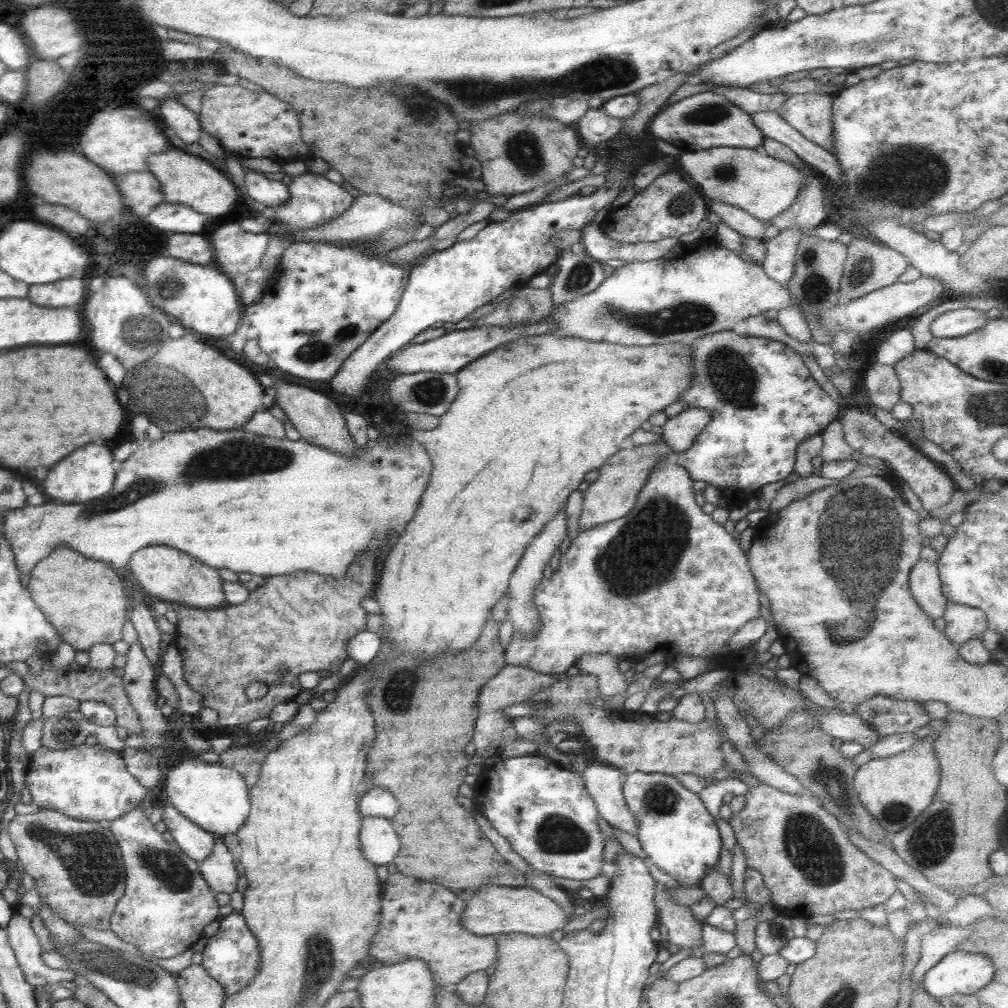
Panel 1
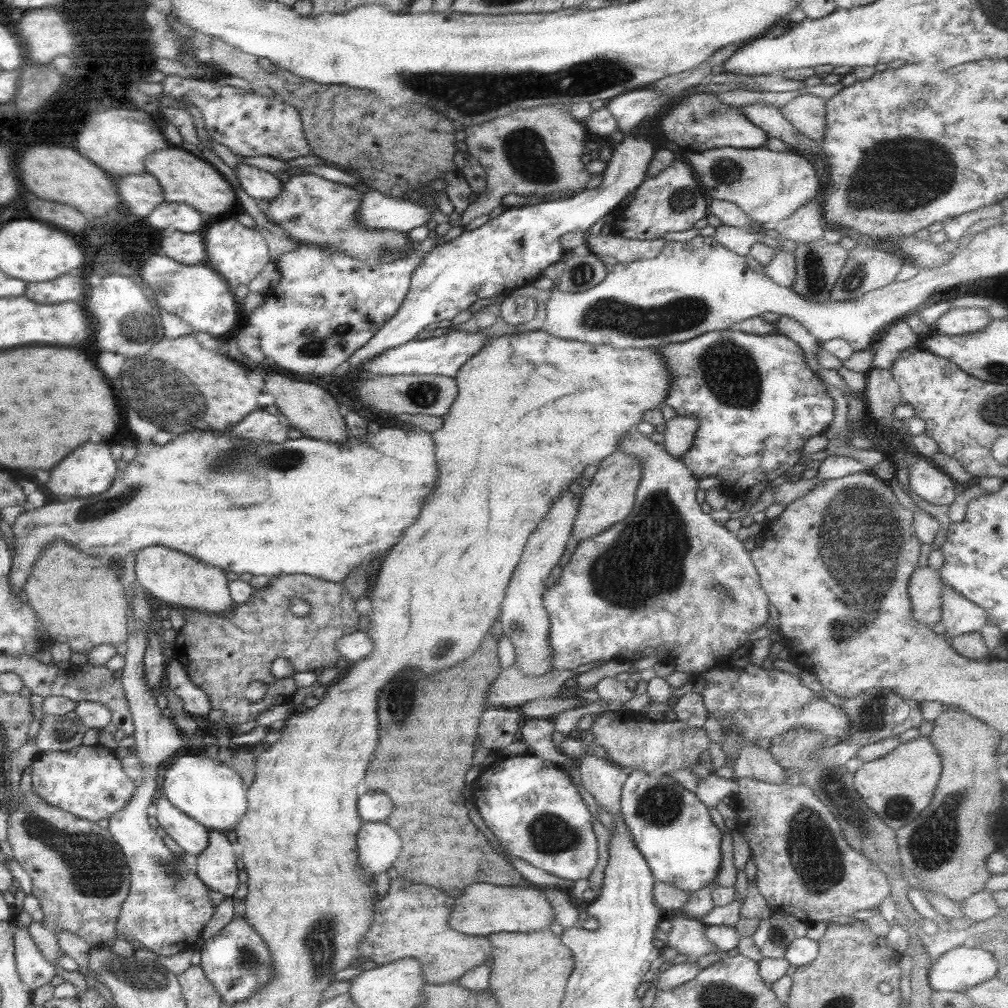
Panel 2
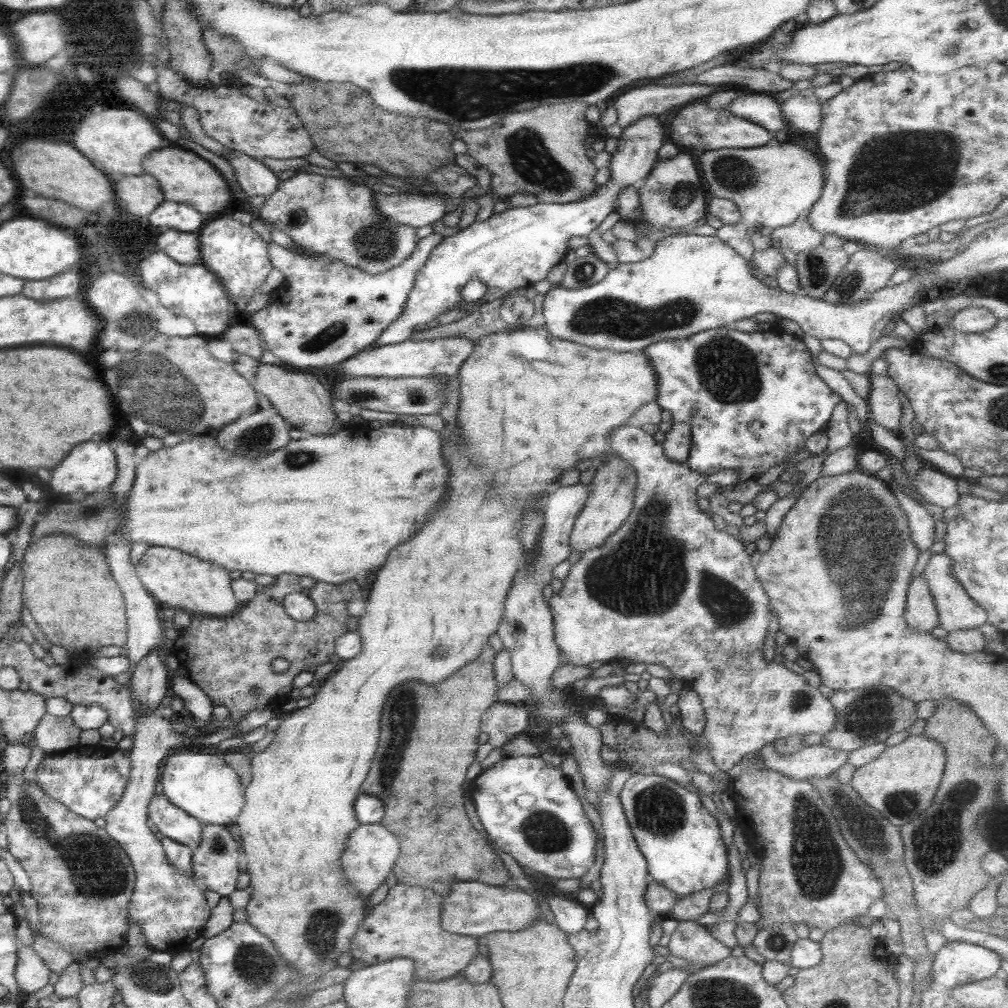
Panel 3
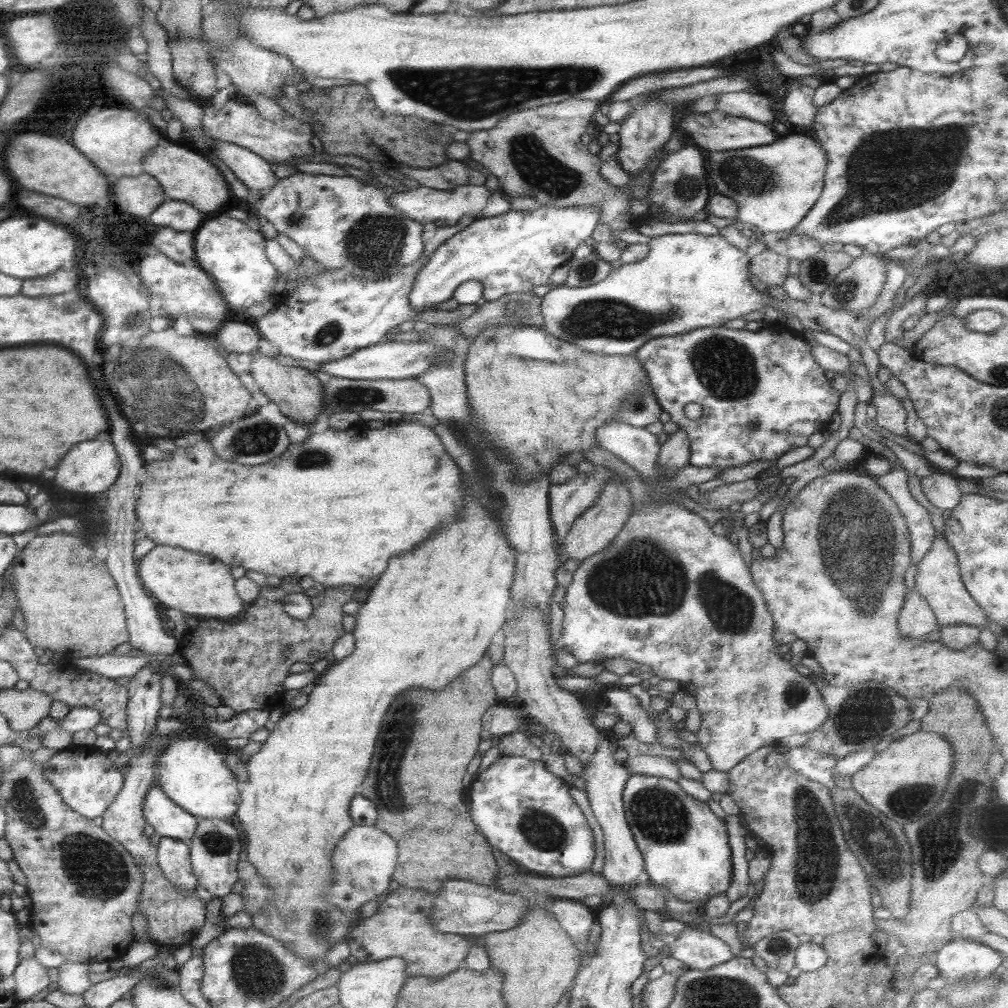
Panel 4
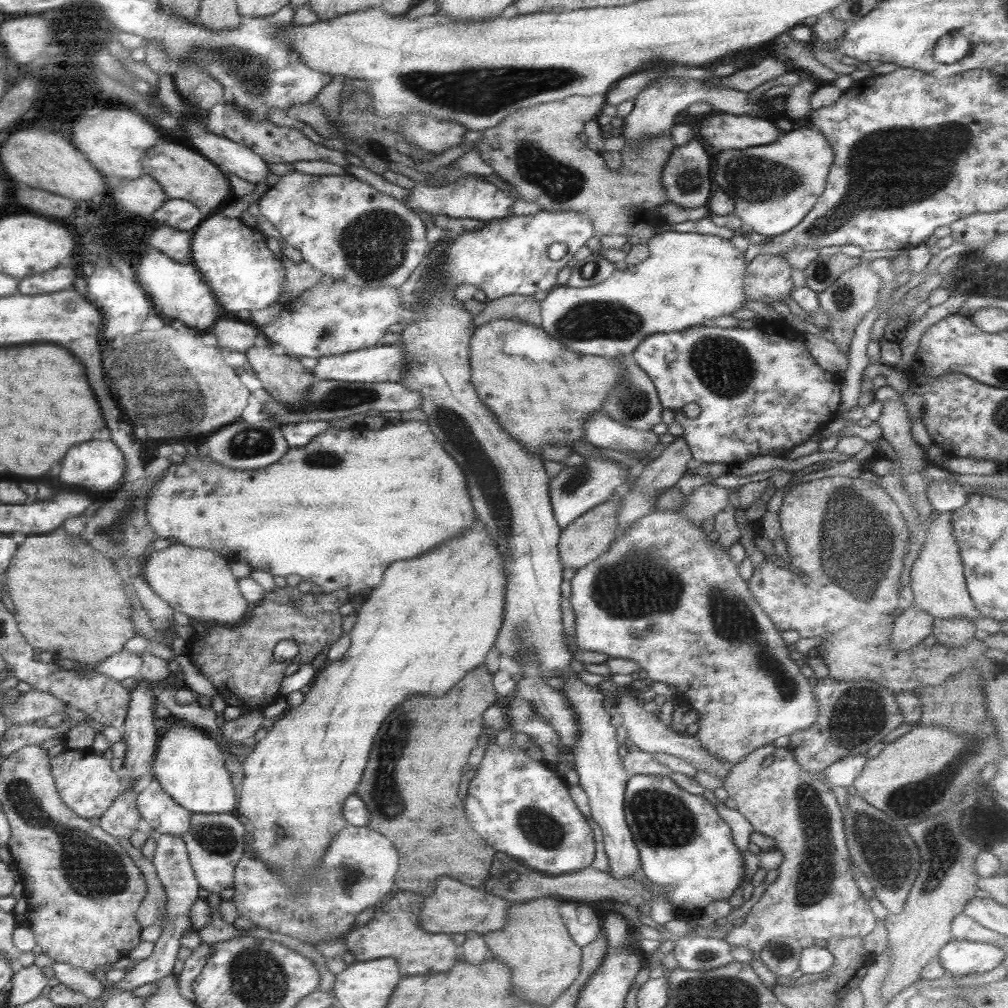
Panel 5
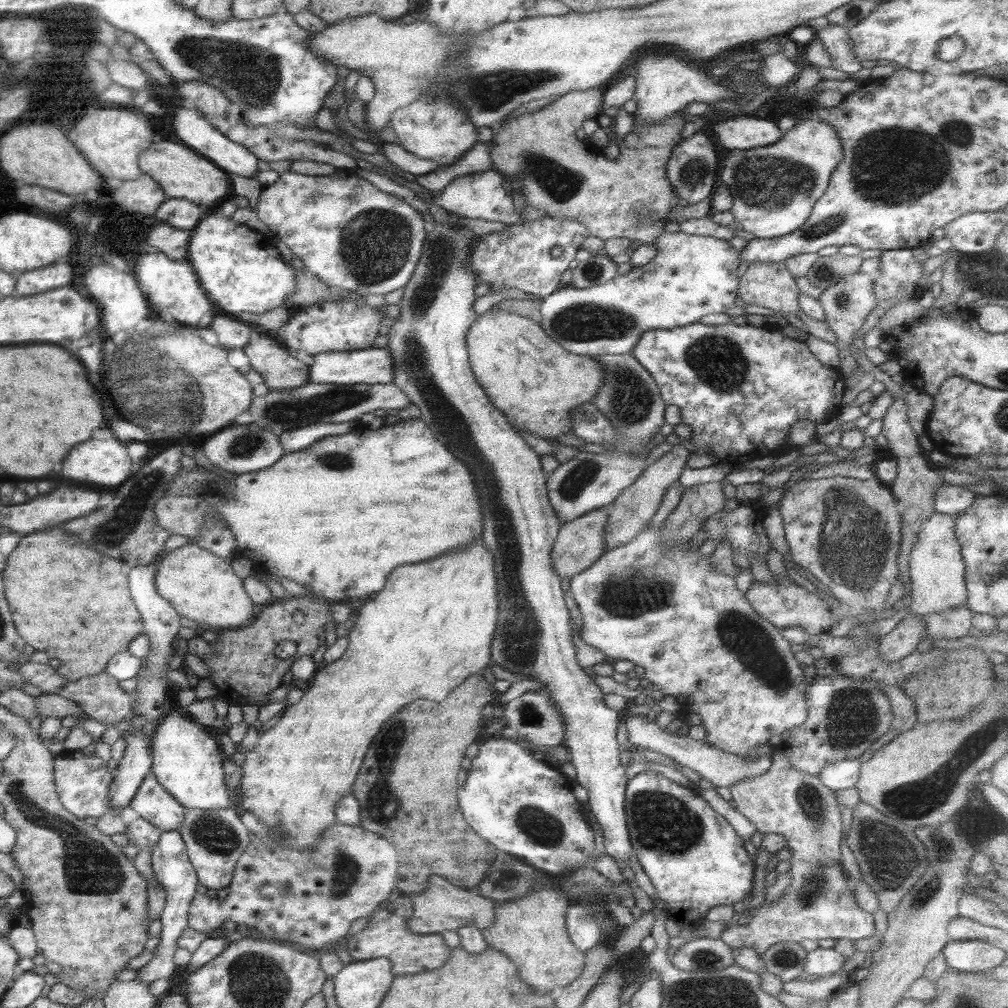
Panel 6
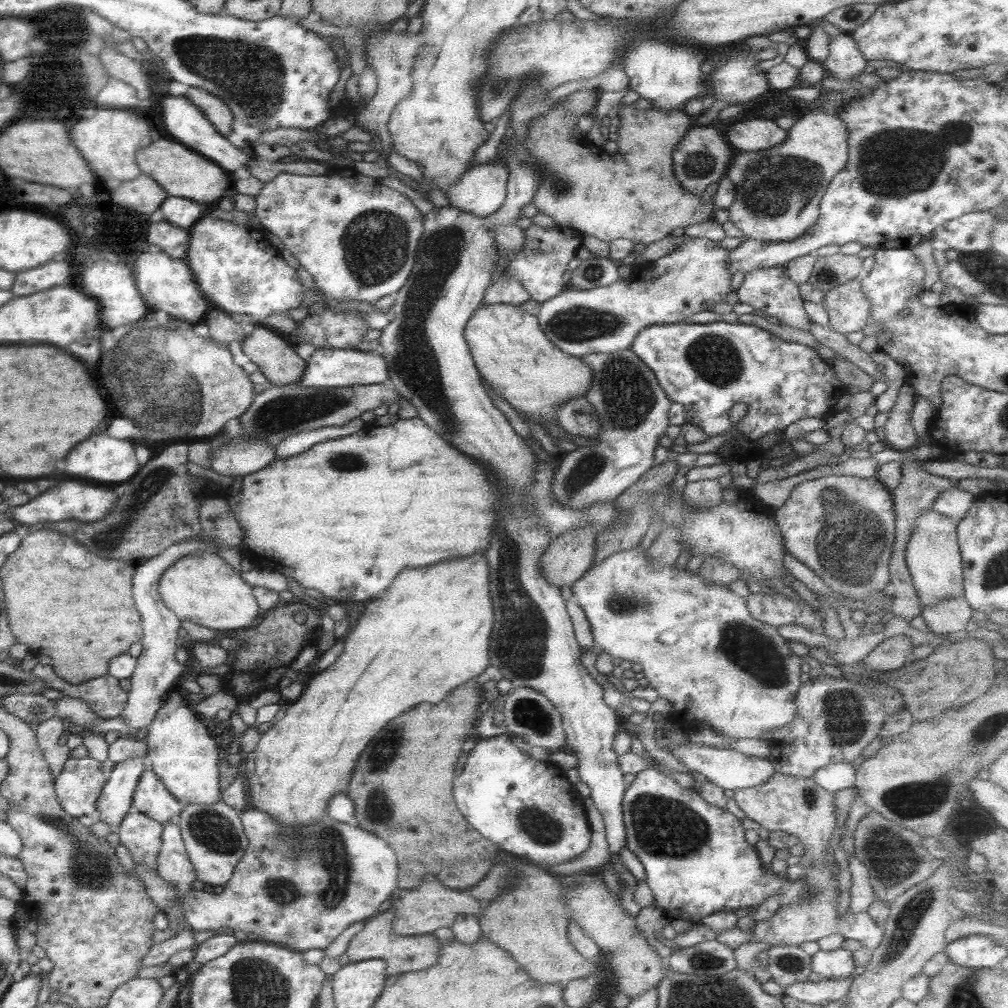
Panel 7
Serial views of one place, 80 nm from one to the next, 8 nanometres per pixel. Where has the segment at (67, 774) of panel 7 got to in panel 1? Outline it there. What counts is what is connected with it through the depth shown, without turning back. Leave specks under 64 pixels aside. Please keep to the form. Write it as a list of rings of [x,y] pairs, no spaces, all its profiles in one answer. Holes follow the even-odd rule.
[[[79,744],[66,750],[49,750],[43,746],[29,756],[24,783],[31,796],[31,804],[39,809],[55,811],[78,821],[98,823],[100,820],[110,822],[121,814],[129,812],[133,807],[145,802],[143,800],[147,788],[141,786],[124,767],[123,759],[118,751],[106,750],[94,746]]]

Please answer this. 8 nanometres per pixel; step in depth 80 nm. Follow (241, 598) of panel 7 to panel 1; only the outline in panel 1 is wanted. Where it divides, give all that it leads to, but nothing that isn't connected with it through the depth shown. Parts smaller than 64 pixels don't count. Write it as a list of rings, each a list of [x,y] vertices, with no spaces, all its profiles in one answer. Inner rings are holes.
[[[146,546],[129,557],[127,568],[141,592],[151,594],[166,604],[173,602],[196,609],[219,609],[227,605],[217,570],[205,566],[180,550],[168,546]]]

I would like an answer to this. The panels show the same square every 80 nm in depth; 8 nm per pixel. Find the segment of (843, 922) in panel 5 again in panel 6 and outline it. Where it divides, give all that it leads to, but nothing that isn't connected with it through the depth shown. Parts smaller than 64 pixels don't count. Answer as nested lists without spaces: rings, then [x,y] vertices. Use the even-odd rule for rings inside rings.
[[[773,748],[771,752],[771,764],[770,767],[759,776],[754,776],[753,778],[744,778],[744,780],[740,780],[735,784],[732,784],[728,789],[730,792],[730,799],[733,802],[733,806],[735,806],[735,810],[742,814],[753,826],[755,826],[756,830],[761,833],[770,833],[779,834],[779,836],[783,836],[787,841],[785,847],[791,850],[791,857],[788,859],[790,860],[790,867],[787,871],[788,874],[791,876],[791,881],[789,885],[785,888],[783,896],[779,897],[779,899],[775,903],[768,903],[767,905],[764,902],[761,904],[760,907],[755,909],[753,916],[749,918],[749,921],[745,925],[737,925],[735,923],[731,923],[728,925],[723,932],[721,932],[720,939],[722,942],[729,946],[732,950],[735,948],[751,948],[751,950],[755,950],[755,954],[761,956],[763,952],[775,943],[779,942],[793,942],[799,944],[802,940],[823,940],[823,939],[845,939],[845,940],[867,940],[871,935],[874,933],[874,923],[873,917],[868,913],[863,912],[854,901],[852,897],[852,883],[846,883],[846,877],[843,877],[841,873],[841,869],[839,867],[839,840],[841,840],[841,819],[839,815],[838,804],[835,799],[835,792],[829,790],[829,788],[825,788],[817,778],[817,775],[811,776],[808,774],[803,774],[798,770],[793,770],[788,765],[788,760],[786,756],[782,753],[782,750],[779,748]]]

